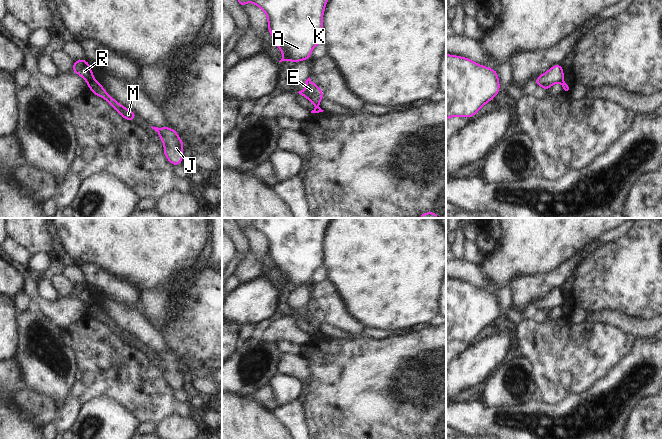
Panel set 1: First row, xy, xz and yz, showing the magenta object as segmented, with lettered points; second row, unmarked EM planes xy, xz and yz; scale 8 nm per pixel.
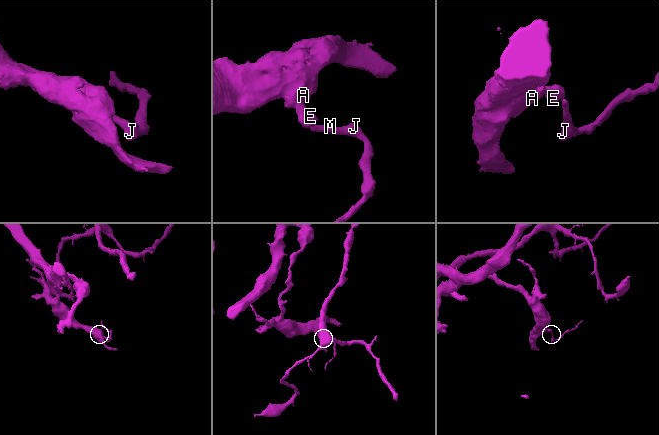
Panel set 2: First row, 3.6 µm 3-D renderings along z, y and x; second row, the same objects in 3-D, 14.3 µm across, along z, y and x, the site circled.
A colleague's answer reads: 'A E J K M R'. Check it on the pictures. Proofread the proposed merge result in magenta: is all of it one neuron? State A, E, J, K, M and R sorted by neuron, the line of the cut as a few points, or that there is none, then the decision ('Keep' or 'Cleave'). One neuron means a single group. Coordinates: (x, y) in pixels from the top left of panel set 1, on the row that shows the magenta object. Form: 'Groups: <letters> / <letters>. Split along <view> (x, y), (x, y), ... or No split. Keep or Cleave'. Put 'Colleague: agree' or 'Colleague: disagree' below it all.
Groups: A E K R / J M. Split along xy (93, 80), (88, 82). Cleave
Colleague: disagree

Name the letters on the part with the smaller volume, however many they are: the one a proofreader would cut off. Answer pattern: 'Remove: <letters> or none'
Remove: J, M

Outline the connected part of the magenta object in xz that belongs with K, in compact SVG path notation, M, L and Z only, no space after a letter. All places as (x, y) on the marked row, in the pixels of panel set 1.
M237 0L244 8L247 2L254 3L267 15L268 27L274 43L282 51L282 61L300 62L311 58L312 49L323 43L323 13L328 0Z

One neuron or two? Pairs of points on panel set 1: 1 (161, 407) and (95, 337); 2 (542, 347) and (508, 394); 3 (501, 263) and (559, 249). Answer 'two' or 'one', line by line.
1: one
2: two
3: one

